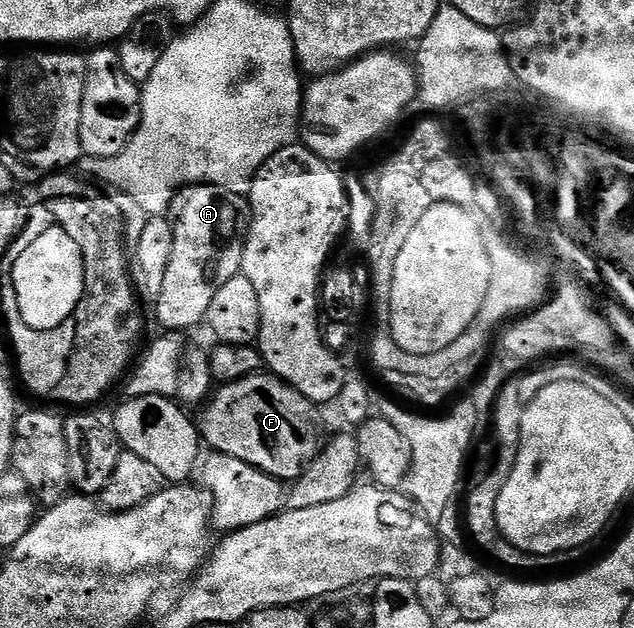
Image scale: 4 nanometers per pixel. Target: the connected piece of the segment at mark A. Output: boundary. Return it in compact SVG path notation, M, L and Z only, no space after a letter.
M187 185L173 194L173 202L169 204L168 216L173 222L175 247L171 247L171 263L167 263L167 275L163 275L163 291L155 303L157 321L165 331L186 331L192 325L206 320L211 307L211 299L215 299L219 287L227 283L227 279L241 273L245 237L249 233L249 202L242 194L227 191L214 185Z

